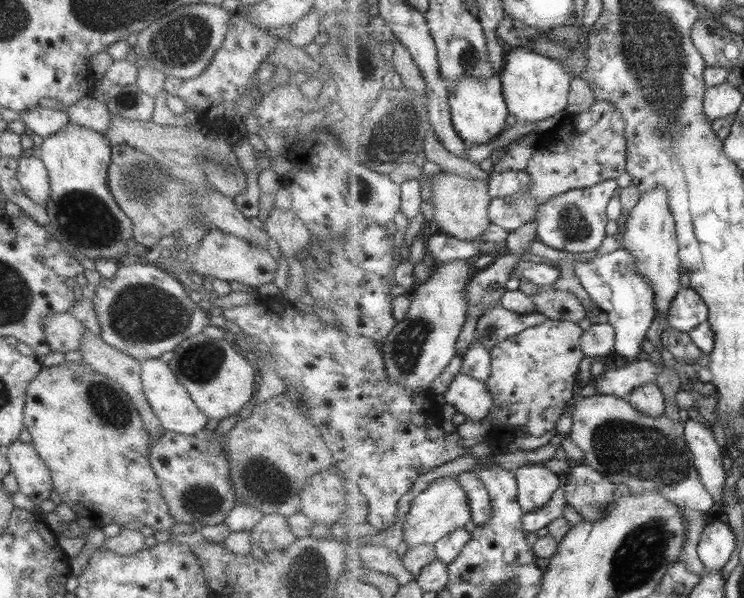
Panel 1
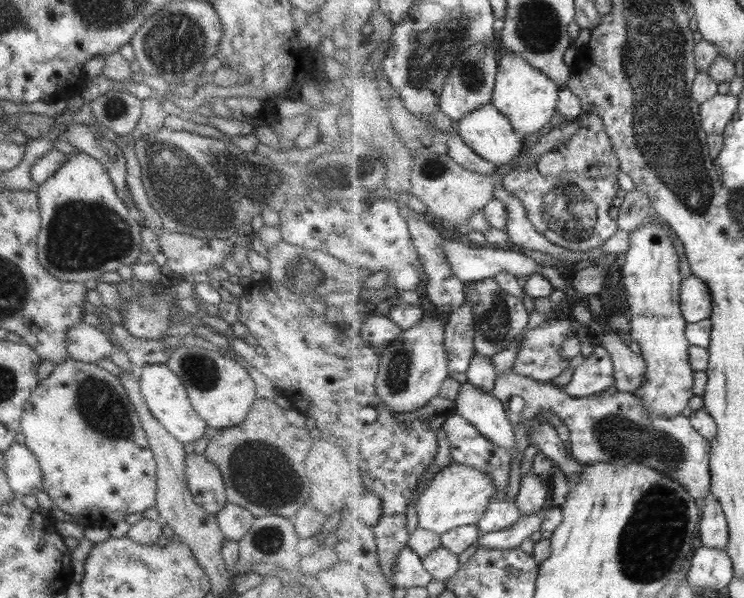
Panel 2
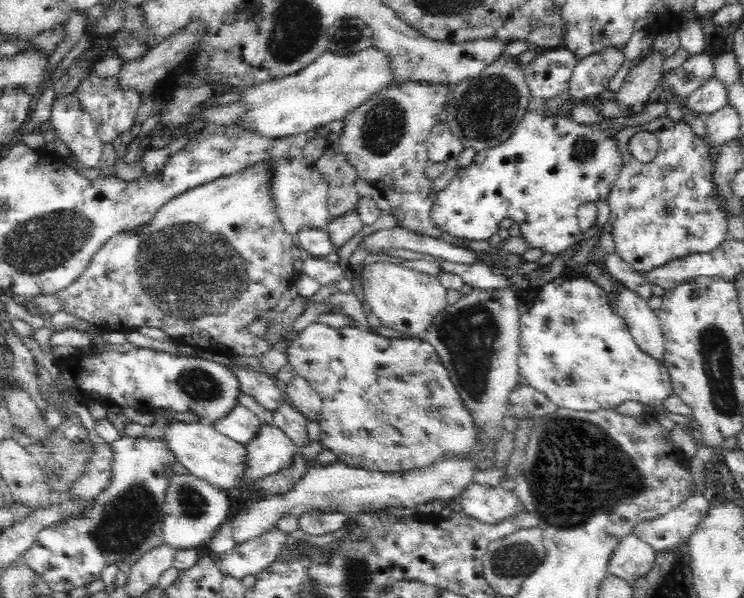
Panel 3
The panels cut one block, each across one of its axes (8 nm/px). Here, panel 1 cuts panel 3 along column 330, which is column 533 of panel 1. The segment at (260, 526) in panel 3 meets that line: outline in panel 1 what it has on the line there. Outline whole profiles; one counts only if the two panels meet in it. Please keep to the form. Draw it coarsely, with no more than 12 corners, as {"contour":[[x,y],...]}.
{"contour":[[545,465],[515,472],[525,513],[553,500],[564,477]]}

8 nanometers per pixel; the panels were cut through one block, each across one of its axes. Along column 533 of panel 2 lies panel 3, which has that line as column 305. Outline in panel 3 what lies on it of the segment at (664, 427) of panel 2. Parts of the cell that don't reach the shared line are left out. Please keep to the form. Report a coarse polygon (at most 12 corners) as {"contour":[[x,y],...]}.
{"contour":[[295,373],[286,395],[306,419],[319,421],[320,396]]}

